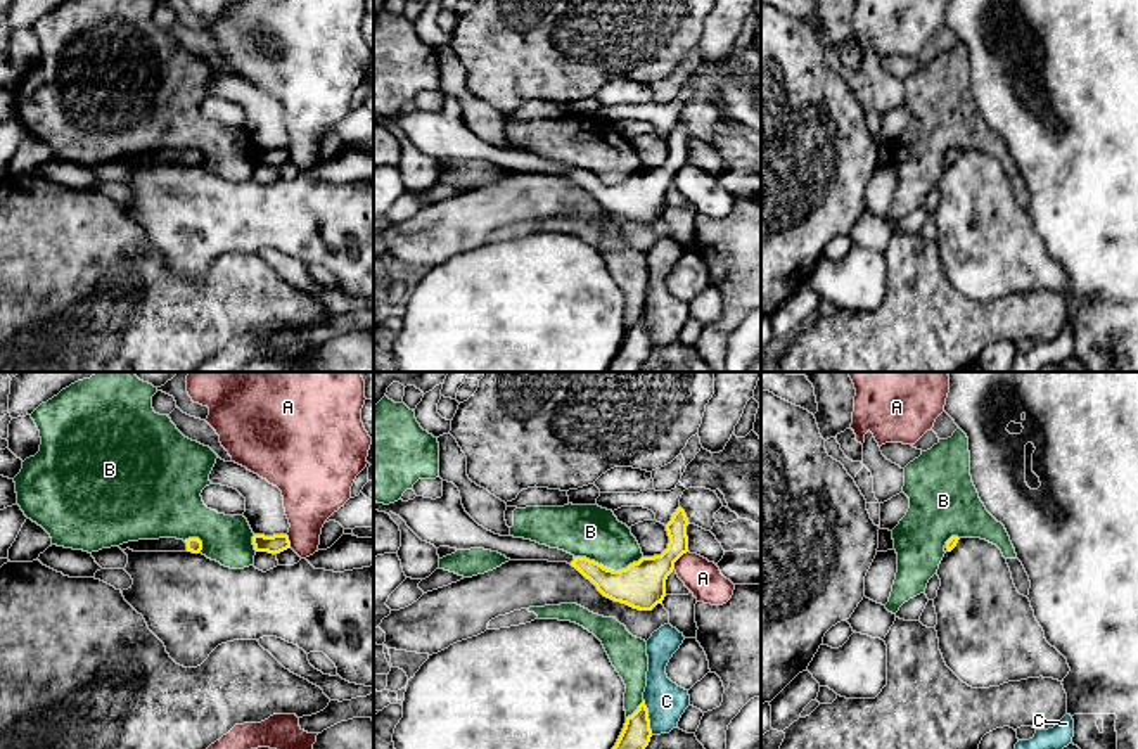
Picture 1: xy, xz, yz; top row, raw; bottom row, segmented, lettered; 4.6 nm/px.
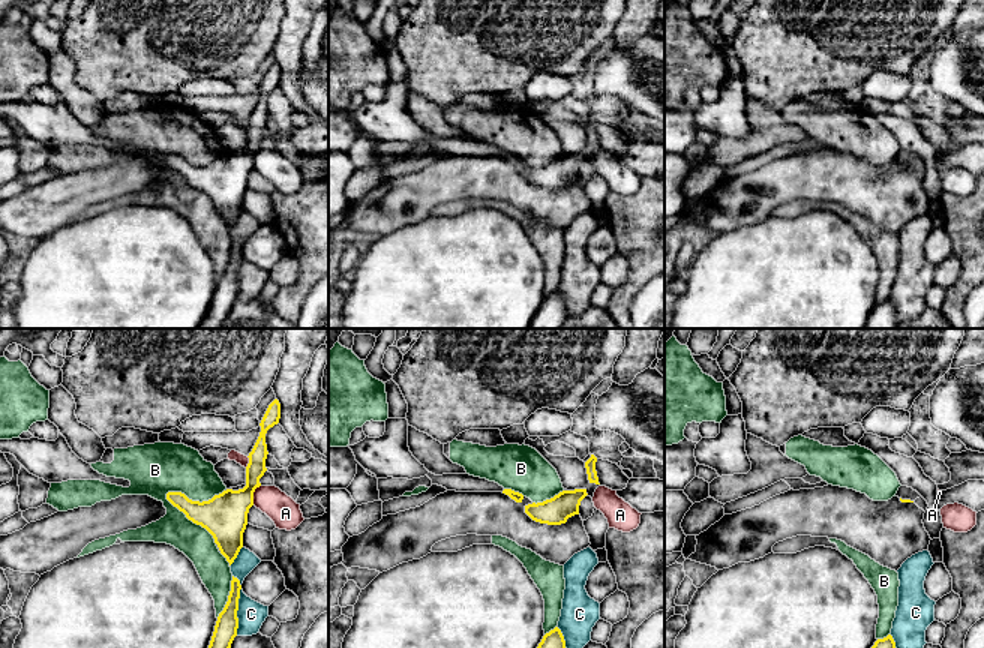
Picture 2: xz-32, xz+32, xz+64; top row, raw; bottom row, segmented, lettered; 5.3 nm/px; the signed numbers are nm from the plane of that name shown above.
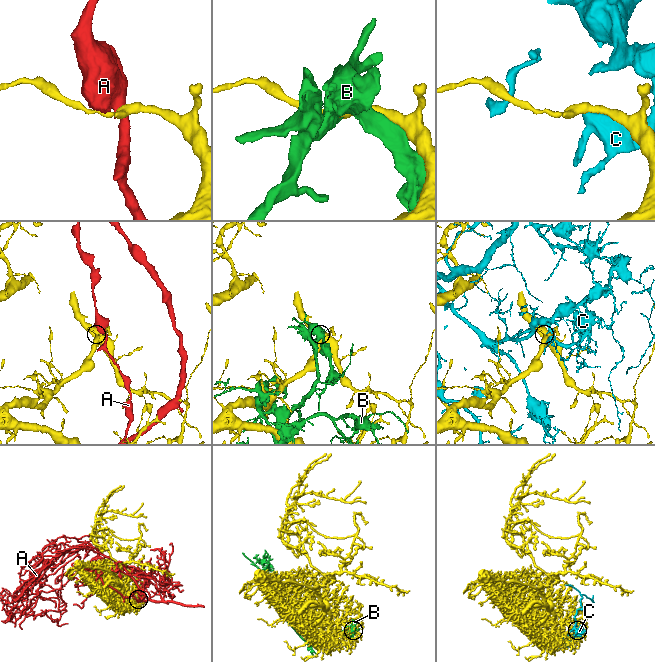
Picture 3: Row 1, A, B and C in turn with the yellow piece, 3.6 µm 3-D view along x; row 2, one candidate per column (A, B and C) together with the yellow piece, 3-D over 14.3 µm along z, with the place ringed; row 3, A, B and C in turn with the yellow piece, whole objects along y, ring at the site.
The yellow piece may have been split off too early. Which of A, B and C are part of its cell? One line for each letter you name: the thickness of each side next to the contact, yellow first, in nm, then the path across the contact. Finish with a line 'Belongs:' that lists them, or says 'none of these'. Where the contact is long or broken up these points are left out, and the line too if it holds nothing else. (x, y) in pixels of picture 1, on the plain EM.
Belongs: none of these

